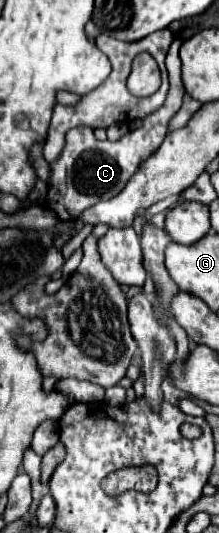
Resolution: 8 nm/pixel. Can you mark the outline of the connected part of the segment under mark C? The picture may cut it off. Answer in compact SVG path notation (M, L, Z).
M175 37L167 52L166 67L170 83L167 100L157 112L153 112L149 118L143 120L143 126L139 130L125 134L117 142L97 140L93 134L93 128L89 126L73 128L67 132L61 158L55 164L51 164L51 180L49 180L49 192L47 192L47 198L51 202L49 206L57 212L59 218L77 218L89 206L117 196L125 188L129 178L137 172L141 162L145 162L149 154L153 154L157 146L161 146L165 134L169 132L169 120L181 108L181 100L185 94L185 88L181 82L181 60L179 60L181 44L182 40Z

